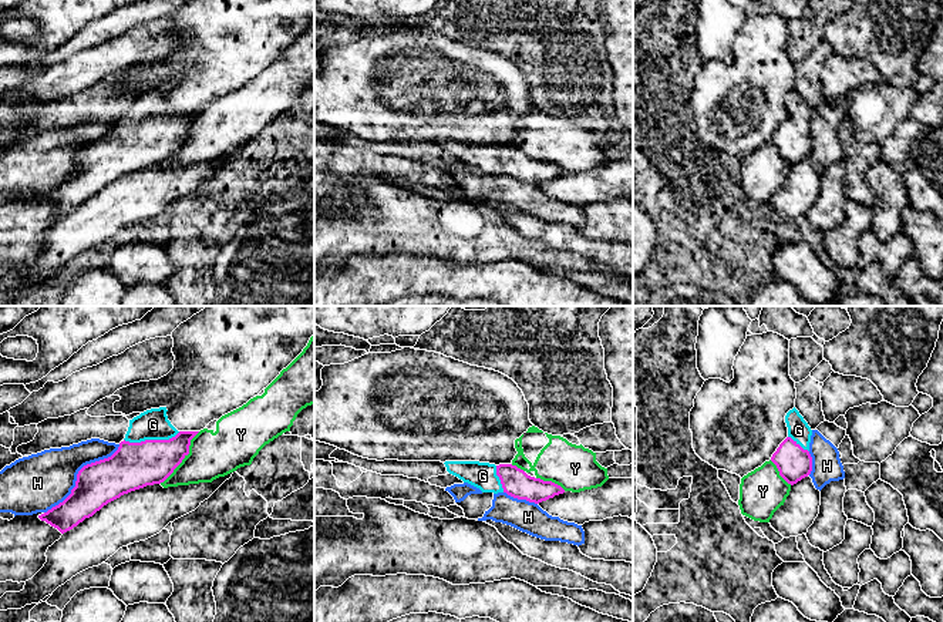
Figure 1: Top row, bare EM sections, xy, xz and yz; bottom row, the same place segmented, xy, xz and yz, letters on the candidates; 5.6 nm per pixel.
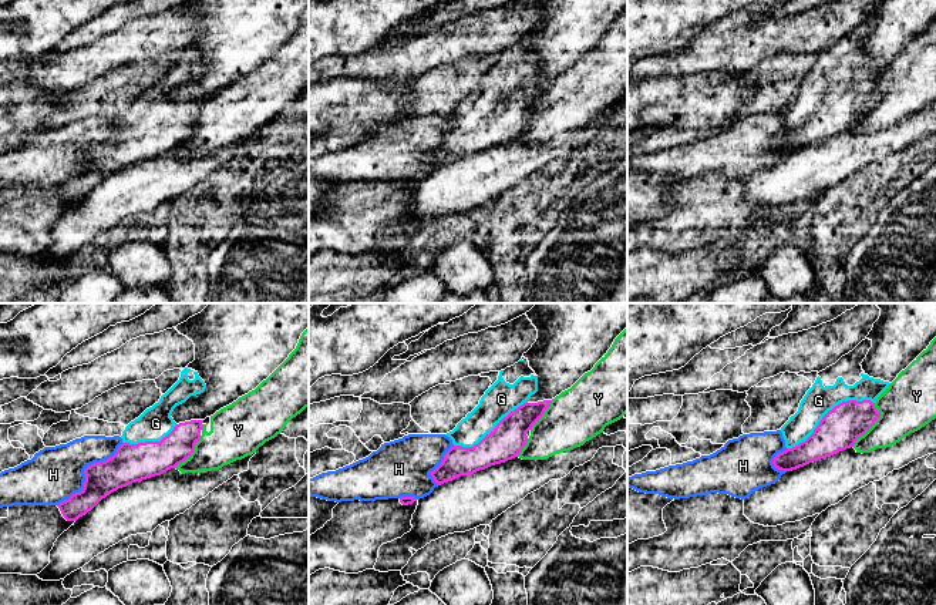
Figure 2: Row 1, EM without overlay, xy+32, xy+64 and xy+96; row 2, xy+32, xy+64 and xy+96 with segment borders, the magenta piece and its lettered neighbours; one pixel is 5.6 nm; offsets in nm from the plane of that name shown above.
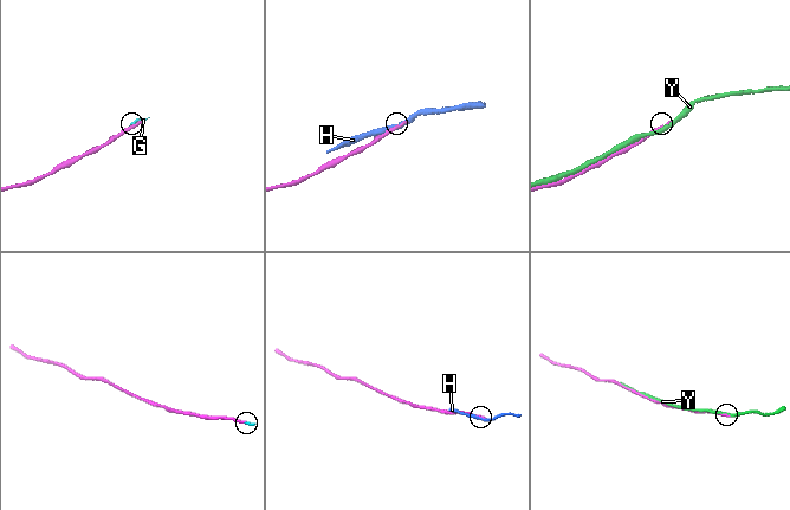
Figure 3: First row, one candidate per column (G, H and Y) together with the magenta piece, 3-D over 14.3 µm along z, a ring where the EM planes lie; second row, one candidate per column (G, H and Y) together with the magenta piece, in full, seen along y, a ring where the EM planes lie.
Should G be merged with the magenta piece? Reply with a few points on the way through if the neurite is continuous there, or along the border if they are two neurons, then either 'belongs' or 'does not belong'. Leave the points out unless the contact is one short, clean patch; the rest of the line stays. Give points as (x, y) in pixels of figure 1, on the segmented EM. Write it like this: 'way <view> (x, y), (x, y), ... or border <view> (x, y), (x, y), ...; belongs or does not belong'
belongs

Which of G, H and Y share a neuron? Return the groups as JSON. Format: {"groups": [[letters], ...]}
{"groups": [["G"], ["H"], ["Y"]]}

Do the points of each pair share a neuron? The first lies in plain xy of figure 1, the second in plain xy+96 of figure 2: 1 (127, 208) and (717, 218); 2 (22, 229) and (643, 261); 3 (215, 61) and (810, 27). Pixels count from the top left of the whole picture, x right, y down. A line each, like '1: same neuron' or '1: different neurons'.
1: different neurons
2: different neurons
3: different neurons

